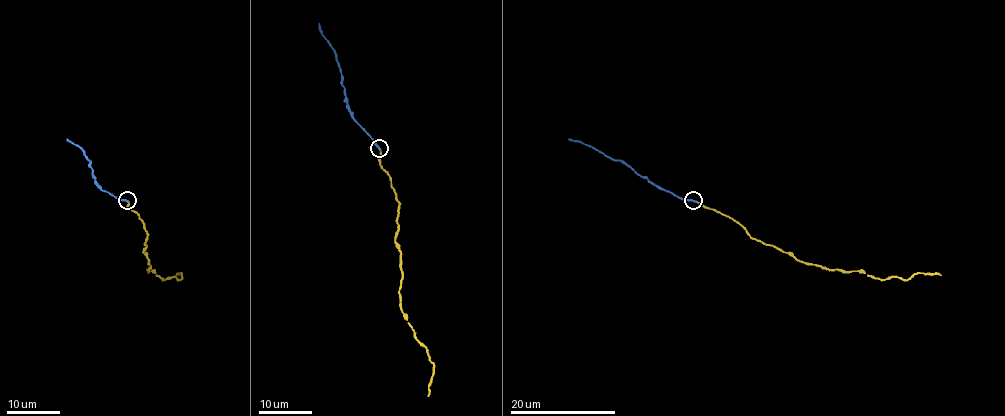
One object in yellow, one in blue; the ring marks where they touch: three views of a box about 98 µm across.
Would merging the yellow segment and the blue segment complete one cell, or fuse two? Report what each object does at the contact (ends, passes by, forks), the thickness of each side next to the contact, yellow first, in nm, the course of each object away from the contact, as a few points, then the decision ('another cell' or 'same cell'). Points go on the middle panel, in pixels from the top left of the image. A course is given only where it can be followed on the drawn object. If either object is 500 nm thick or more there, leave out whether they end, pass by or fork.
yellow ends; blue ends; calibres 110 and 300 nm; course yellow (378, 148), (380, 165), (389, 176), (398, 207), (394, 240), (401, 252), (401, 310), (434, 364), (427, 396); course blue (378, 148), (349, 111), (335, 50), (320, 33), (319, 24); same cell

